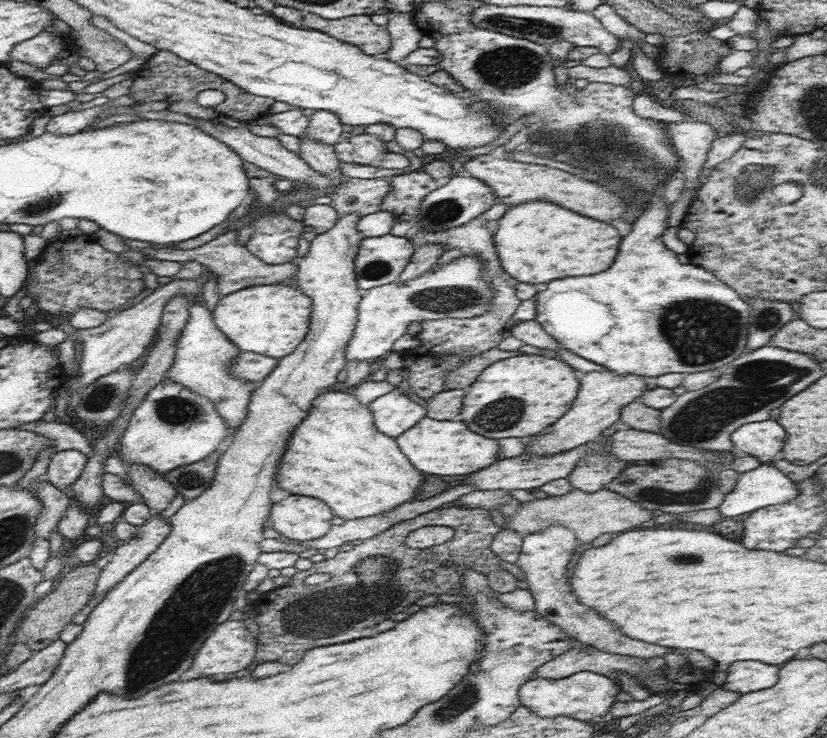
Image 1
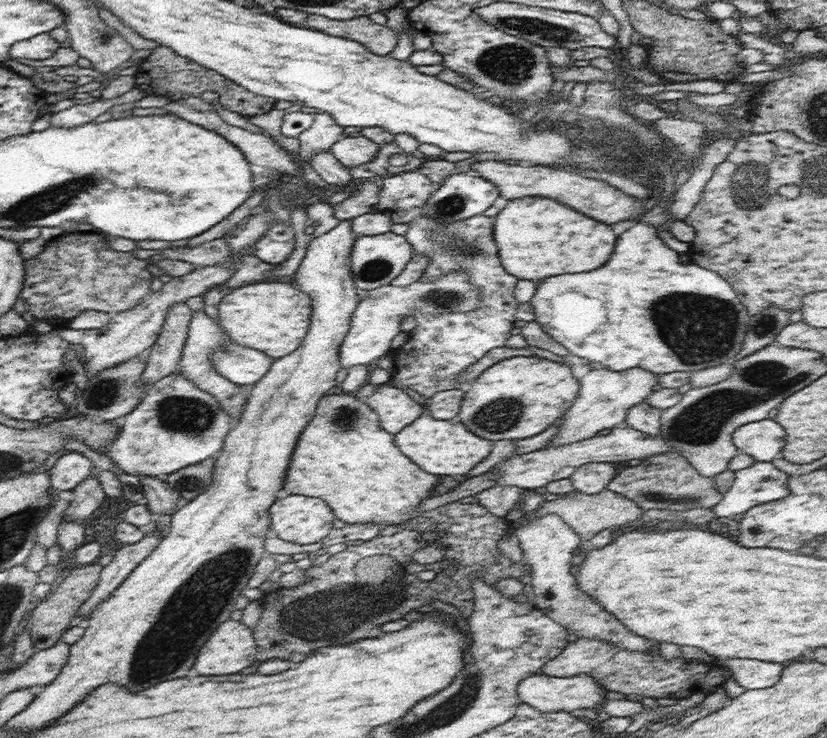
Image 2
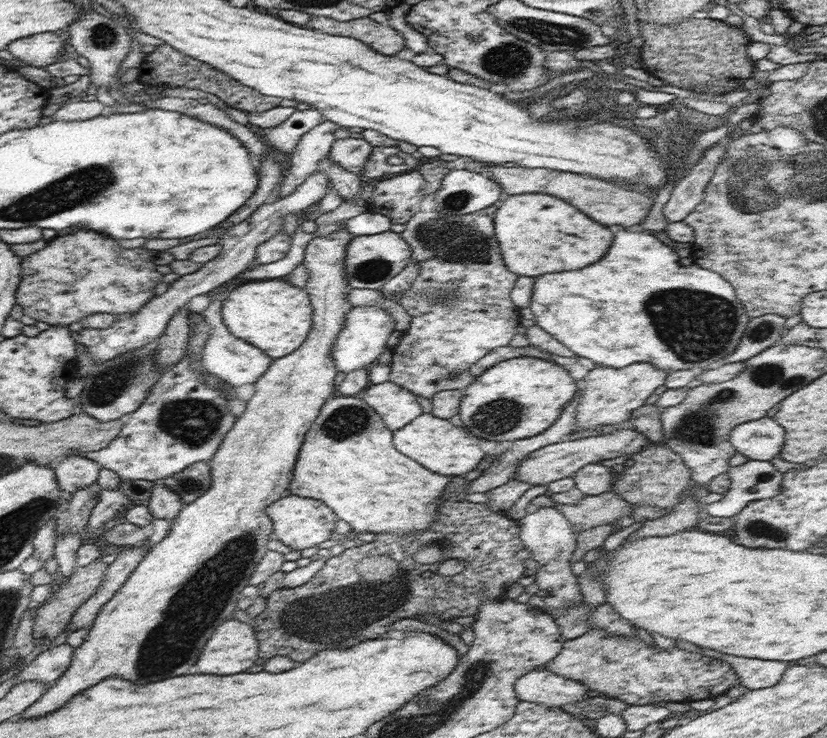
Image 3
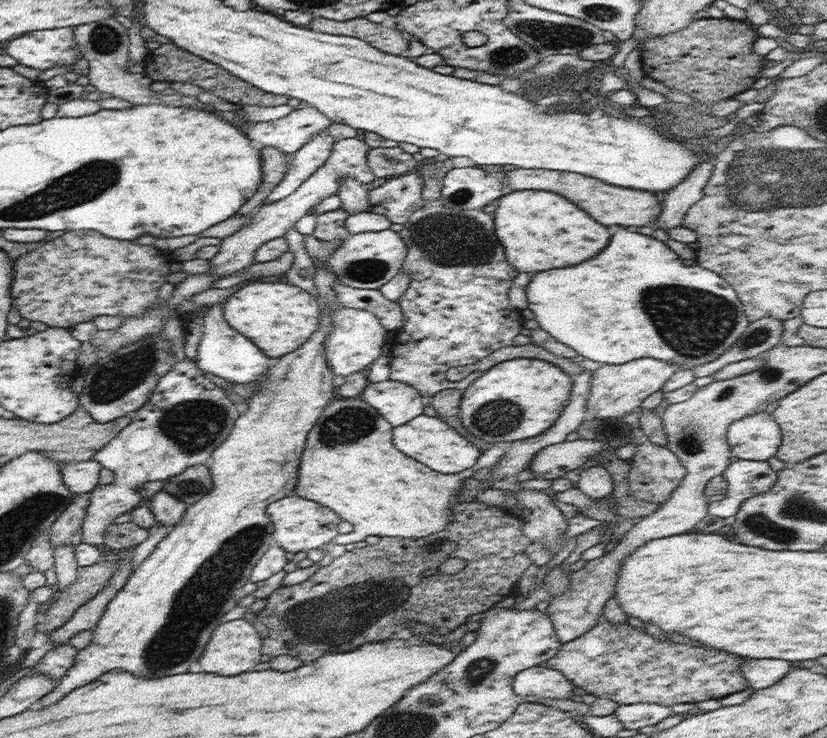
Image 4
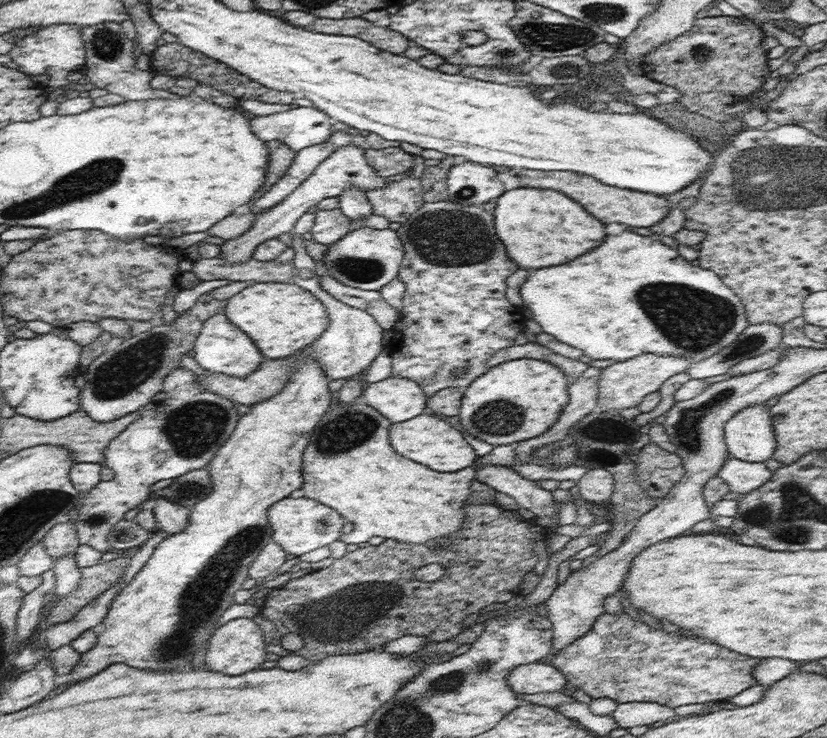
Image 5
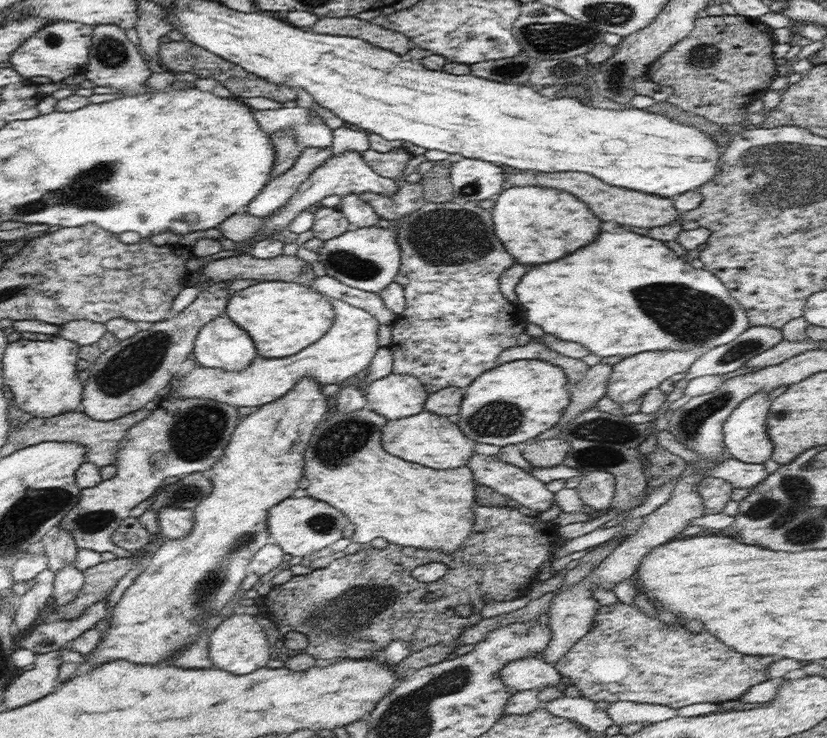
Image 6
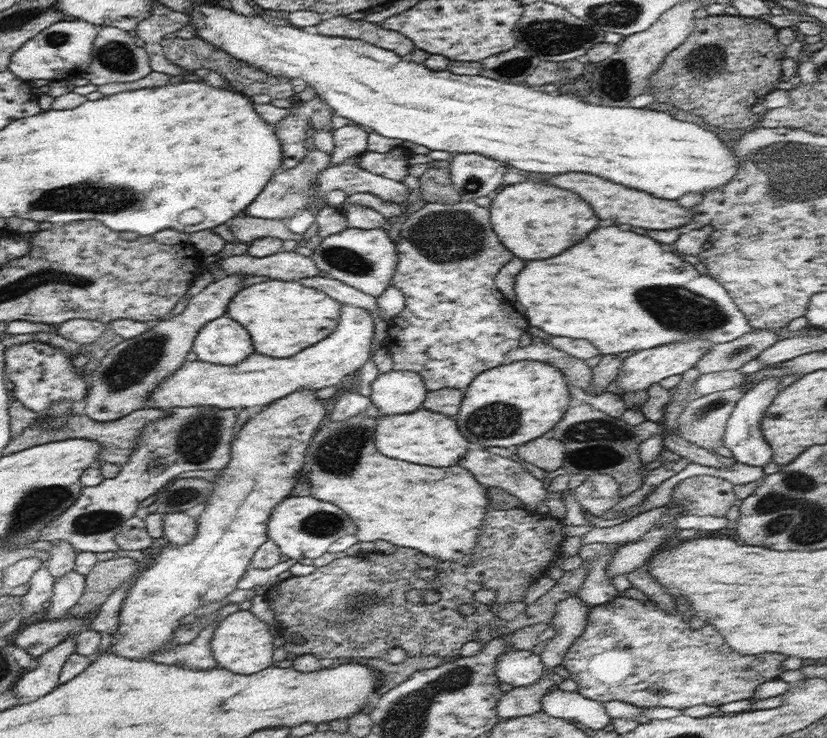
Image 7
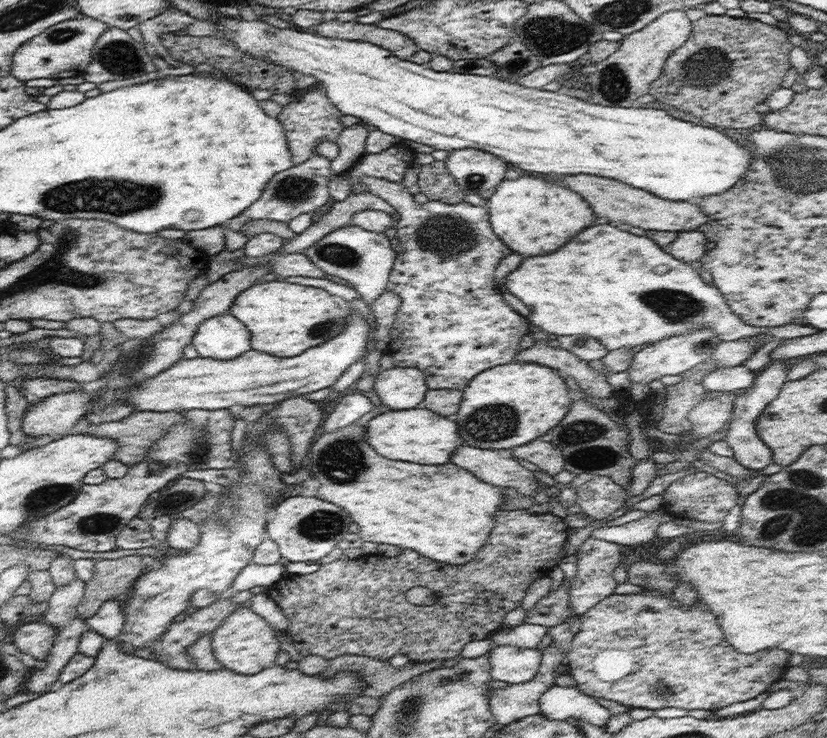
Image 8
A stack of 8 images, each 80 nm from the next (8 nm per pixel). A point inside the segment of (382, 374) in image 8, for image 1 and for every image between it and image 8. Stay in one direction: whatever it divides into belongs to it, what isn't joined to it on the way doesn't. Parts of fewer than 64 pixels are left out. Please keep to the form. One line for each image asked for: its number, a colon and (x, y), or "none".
1: (394, 413)
2: (396, 409)
3: (397, 406)
4: (398, 402)
5: (398, 399)
6: (395, 396)
7: (397, 392)

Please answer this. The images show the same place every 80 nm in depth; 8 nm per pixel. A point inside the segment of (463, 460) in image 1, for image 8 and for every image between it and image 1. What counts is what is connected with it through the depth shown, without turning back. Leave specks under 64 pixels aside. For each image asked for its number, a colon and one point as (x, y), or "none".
2: (440, 447)
3: (438, 445)
4: (432, 441)
5: (425, 438)
6: (427, 438)
7: (424, 437)
8: (419, 435)

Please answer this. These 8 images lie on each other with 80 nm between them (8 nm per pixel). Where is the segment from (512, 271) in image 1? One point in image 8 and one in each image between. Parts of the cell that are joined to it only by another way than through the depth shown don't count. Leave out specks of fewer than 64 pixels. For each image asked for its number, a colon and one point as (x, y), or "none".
2: (536, 237)
3: (537, 233)
4: (539, 230)
5: (539, 227)
6: (536, 225)
7: (534, 221)
8: (534, 217)

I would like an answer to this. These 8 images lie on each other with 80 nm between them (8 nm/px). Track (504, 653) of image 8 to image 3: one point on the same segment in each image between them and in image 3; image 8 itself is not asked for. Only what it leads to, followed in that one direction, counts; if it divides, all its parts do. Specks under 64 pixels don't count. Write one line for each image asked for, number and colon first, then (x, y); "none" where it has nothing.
3: (544, 687)
4: (543, 682)
5: (535, 677)
6: (525, 674)
7: (517, 667)

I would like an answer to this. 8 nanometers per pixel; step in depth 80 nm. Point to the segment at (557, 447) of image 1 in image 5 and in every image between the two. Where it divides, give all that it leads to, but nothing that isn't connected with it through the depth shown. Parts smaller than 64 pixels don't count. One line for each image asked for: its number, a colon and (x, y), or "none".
2: (605, 396)
3: (610, 395)
4: (616, 389)
5: (621, 385)

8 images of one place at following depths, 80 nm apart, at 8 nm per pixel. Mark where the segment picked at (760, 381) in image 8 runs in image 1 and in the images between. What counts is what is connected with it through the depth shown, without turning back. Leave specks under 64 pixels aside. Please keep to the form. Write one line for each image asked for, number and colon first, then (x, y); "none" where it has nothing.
1: (763, 440)
2: (763, 440)
3: (762, 439)
4: (757, 437)
5: (749, 435)
6: (745, 435)
7: (743, 438)

